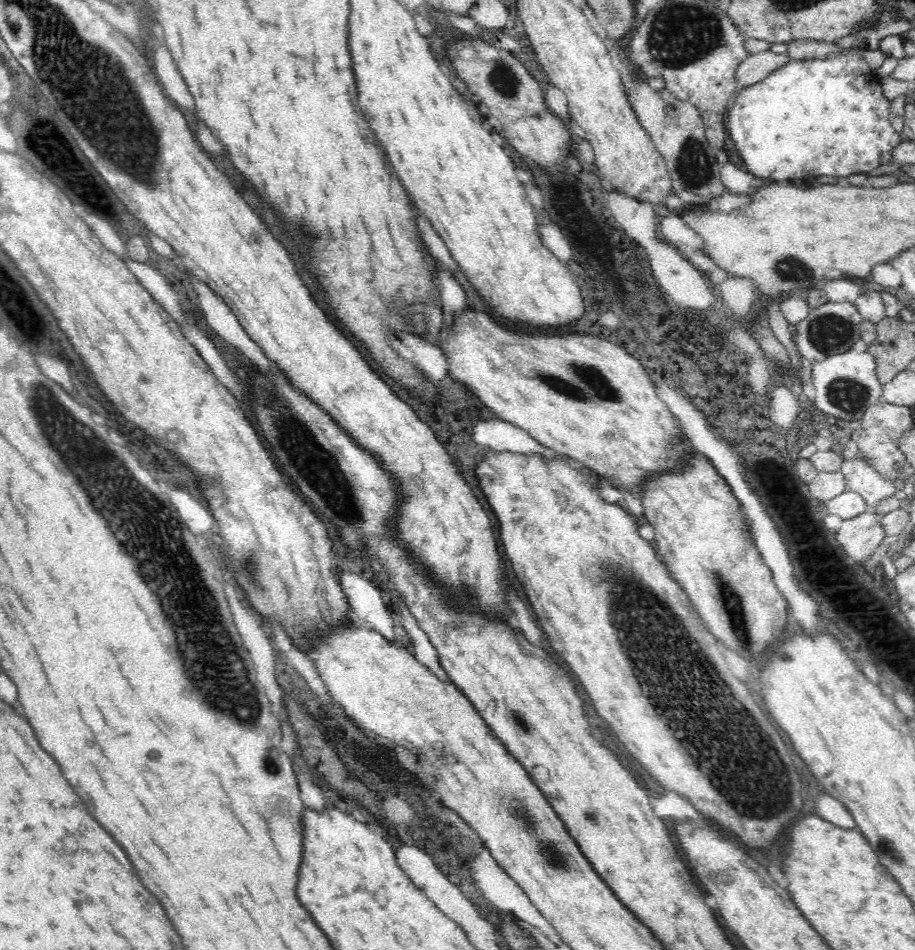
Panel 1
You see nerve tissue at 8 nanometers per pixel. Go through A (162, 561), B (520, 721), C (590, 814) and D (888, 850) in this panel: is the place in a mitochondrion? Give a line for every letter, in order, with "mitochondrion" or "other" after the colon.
A: mitochondrion
B: mitochondrion
C: mitochondrion
D: mitochondrion

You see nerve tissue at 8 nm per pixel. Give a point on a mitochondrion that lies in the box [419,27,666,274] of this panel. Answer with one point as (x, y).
(502, 78)

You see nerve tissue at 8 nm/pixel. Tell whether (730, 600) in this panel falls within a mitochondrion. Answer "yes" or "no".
yes

